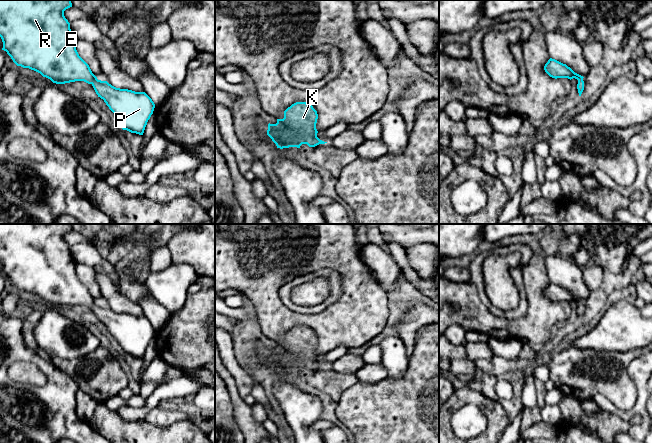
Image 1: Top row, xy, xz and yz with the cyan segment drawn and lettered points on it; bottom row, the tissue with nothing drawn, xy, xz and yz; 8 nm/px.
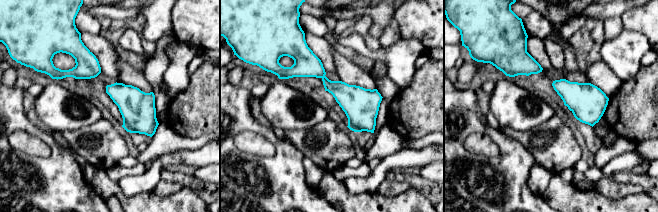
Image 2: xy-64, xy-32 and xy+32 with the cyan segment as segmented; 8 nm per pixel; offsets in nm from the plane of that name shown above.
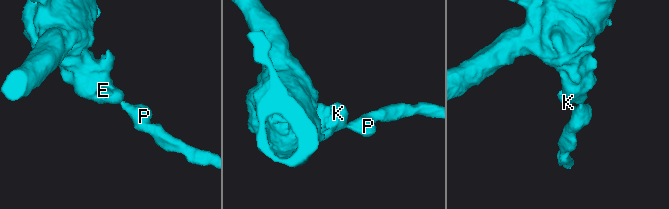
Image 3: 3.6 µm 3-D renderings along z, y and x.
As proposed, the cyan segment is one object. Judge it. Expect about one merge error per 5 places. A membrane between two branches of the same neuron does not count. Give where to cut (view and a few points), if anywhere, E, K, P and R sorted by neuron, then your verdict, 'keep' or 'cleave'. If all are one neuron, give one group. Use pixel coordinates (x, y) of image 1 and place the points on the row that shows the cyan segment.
no cut | E K P R | keep

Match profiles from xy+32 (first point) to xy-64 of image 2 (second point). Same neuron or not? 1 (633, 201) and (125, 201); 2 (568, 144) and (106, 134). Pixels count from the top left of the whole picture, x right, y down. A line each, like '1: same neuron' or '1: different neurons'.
1: same neuron
2: same neuron

